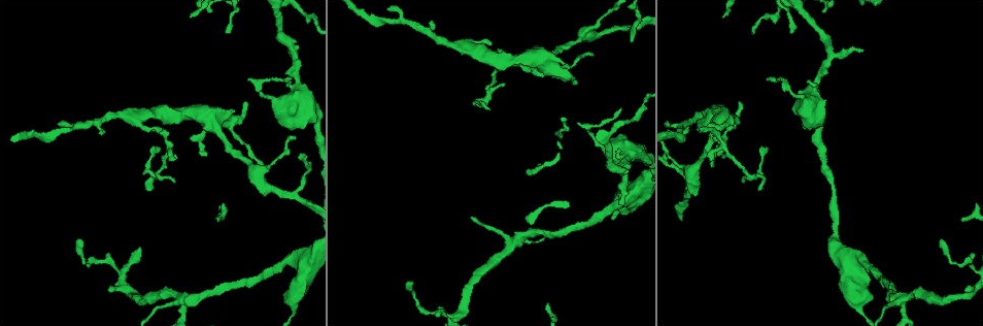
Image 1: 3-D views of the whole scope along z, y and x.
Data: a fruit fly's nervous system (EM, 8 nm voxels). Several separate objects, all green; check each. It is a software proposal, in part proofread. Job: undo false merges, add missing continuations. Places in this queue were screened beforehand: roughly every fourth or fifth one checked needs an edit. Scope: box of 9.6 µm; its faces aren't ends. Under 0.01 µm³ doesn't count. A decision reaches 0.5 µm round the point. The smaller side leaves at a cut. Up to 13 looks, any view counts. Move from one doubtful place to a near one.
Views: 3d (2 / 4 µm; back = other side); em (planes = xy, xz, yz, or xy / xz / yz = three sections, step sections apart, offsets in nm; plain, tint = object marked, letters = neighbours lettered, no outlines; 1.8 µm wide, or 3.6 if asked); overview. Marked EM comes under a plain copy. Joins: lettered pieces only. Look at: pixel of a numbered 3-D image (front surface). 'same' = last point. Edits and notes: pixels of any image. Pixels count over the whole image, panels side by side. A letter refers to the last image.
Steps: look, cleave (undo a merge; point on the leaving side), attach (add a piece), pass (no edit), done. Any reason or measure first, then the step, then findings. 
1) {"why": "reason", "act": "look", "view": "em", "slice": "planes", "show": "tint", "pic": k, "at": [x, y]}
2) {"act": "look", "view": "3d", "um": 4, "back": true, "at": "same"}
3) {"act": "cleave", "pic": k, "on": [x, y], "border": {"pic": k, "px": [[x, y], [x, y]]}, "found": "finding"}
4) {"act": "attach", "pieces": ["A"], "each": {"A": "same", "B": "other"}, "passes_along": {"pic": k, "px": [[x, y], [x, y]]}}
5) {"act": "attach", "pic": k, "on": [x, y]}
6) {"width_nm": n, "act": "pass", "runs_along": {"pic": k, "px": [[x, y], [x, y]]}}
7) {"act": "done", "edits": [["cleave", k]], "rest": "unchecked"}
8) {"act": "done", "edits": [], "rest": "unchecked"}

{"why": "four or more arms meet", "act": "look", "view": "3d", "um": 2, "pic": 1, "at": [181, 298]}

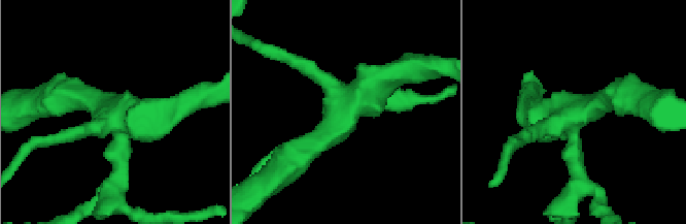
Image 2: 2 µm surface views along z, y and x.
{"arms": 4, "act": "look", "view": "em", "slice": "planes", "show": "letters", "pic": 2, "at": [116, 115]}

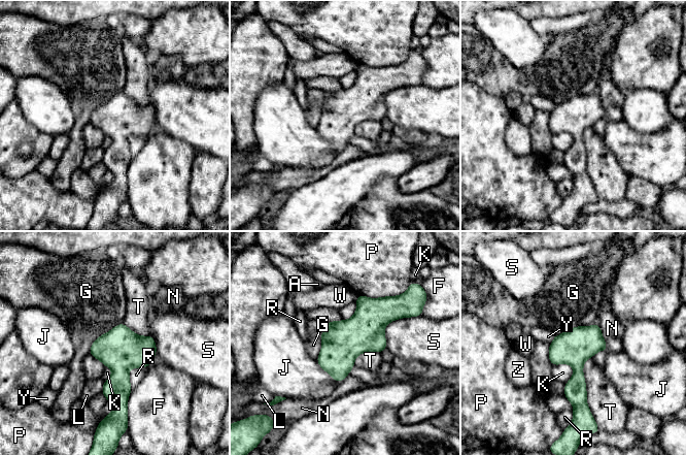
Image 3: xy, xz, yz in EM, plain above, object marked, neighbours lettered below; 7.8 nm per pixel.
{"act": "pass", "each": {"A": "other", "F": "other", "G": "other", "J": "other", "K": "other", "L": "other", "N": "other", "P": "other", "R": "other", "S": "other", "T": "other", "W": "other", "Y": "other", "Z": "other"}, "border": {"pic": 3, "px": [[588, 357], [583, 377], [593, 416]]}, "found": "one neuron here"}

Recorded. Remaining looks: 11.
{"why": "calibre changes", "act": "look", "view": "em", "um": 3.6, "slice": "yz", "step": 8, "show": "letters", "pic": 1, "at": [215, 118]}

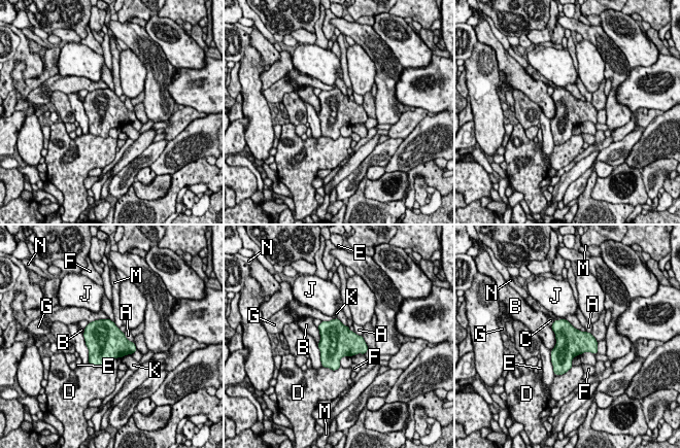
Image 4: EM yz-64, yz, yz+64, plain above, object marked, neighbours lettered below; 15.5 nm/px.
{"width_nm": 440, "act": "pass", "each": {"A": "other", "B": "other", "C": "other", "D": "other", "E": "other", "F": "other", "G": "other", "J": "other", "K": "other", "M": "other", "N": "other"}, "border": {"pic": 4, "px": [[550, 326], [555, 339], [551, 350]]}, "found": "all the same neuron"}

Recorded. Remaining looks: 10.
{"why": "abrupt turn", "act": "look", "view": "3d", "um": 2, "pic": 1, "at": [484, 98]}

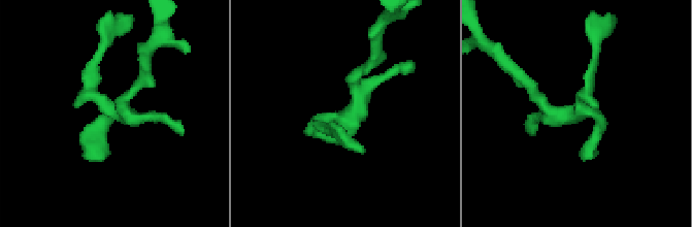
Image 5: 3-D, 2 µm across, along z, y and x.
{"act": "look", "view": "em", "slice": "planes", "show": "letters", "pic": 5, "at": [349, 118]}

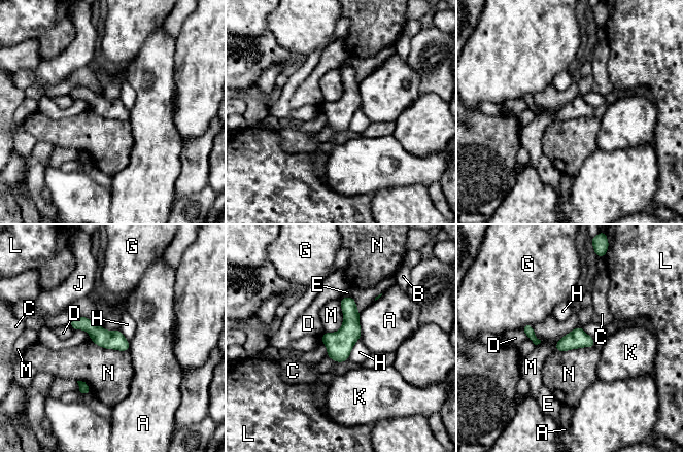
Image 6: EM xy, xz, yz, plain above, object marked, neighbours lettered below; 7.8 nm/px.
{"act": "pass", "each": {"A": "other", "B": "other", "C": "other", "D": "other", "E": "other", "G": "other", "H": "other", "J": "other", "K": "other", "L": "other", "M": "other", "N": "other"}, "runs_along": {"pic": 6, "px": [[72, 323], [86, 323], [127, 348]]}, "found": "one neuron here"}

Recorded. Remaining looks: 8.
{"why": "three-way junction", "act": "look", "view": "3d", "um": 2, "pic": 1, "at": [259, 174]}

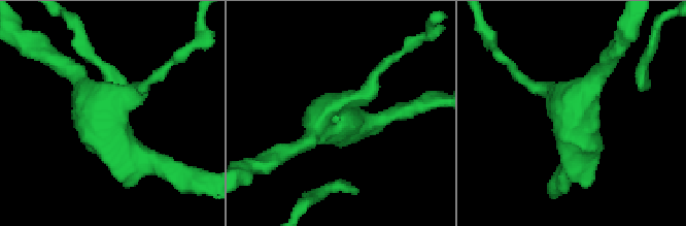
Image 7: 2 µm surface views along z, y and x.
{"arms": 3, "why": "need the tissue", "act": "look", "view": "em", "slice": "yz", "step": 8, "show": "letters", "pic": 7, "at": [331, 120]}

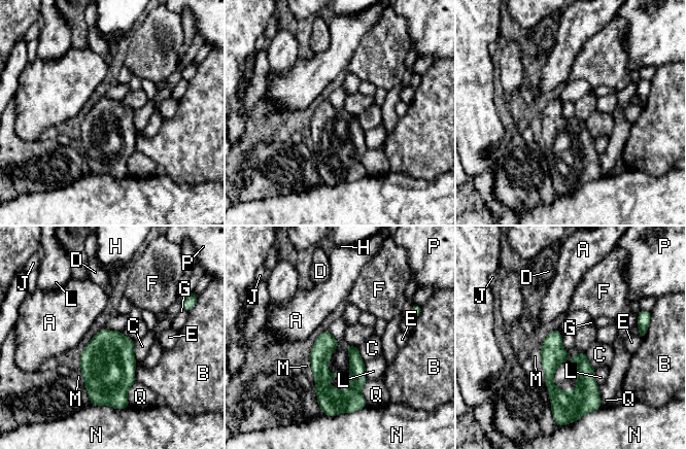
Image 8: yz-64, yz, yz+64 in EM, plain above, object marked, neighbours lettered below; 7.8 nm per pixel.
{"width_nm": 150, "act": "pass", "each": {"A": "other", "B": "other", "C": "other", "D": "other", "E": "other", "F": "other", "G": "other", "H": "other", "J": "other", "L": "other", "M": "other", "N": "other", "P": "other", "Q": "other"}, "border": {"pic": 8, "px": [[134, 340], [134, 357], [137, 361]]}, "found": "one neuron here"}

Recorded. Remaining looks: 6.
{"why": "tapers out", "act": "look", "view": "em", "um": 3.6, "slice": "xy", "step": 4, "show": "tint", "pic": 1, "at": [618, 203]}

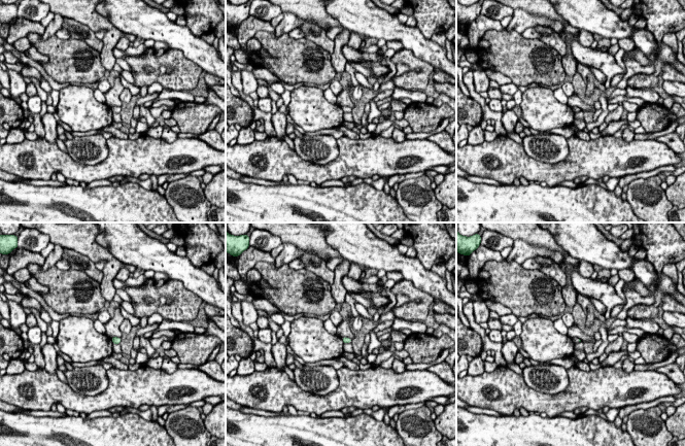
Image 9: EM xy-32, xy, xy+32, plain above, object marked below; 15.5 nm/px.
{"act": "look", "view": "em", "um": 3.6, "slice": "xz", "step": 8, "show": "letters", "at": "same"}

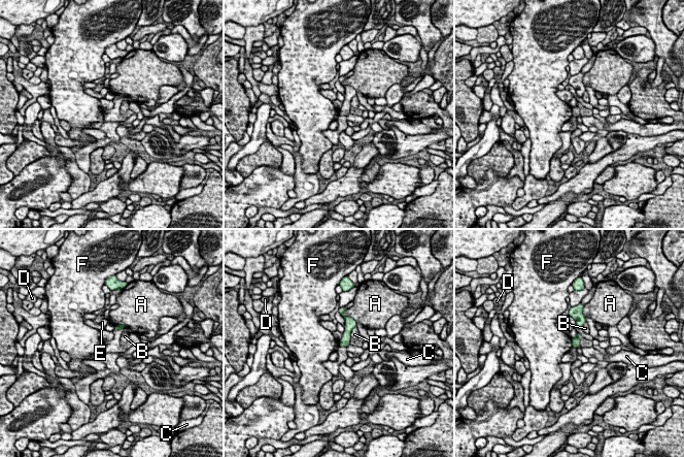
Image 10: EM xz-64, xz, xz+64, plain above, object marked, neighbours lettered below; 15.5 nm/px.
{"longest_contact_nm": ["A", 280], "act": "pass", "each": {"A": "other", "B": "other", "C": "other", "D": "other", "E": "other", "F": "other"}, "border": {"pic": 10, "px": [[125, 327], [114, 330]]}, "found": "none of them fits"}

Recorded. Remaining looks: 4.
{"act": "done", "edits": [], "rest": "unchecked"}

